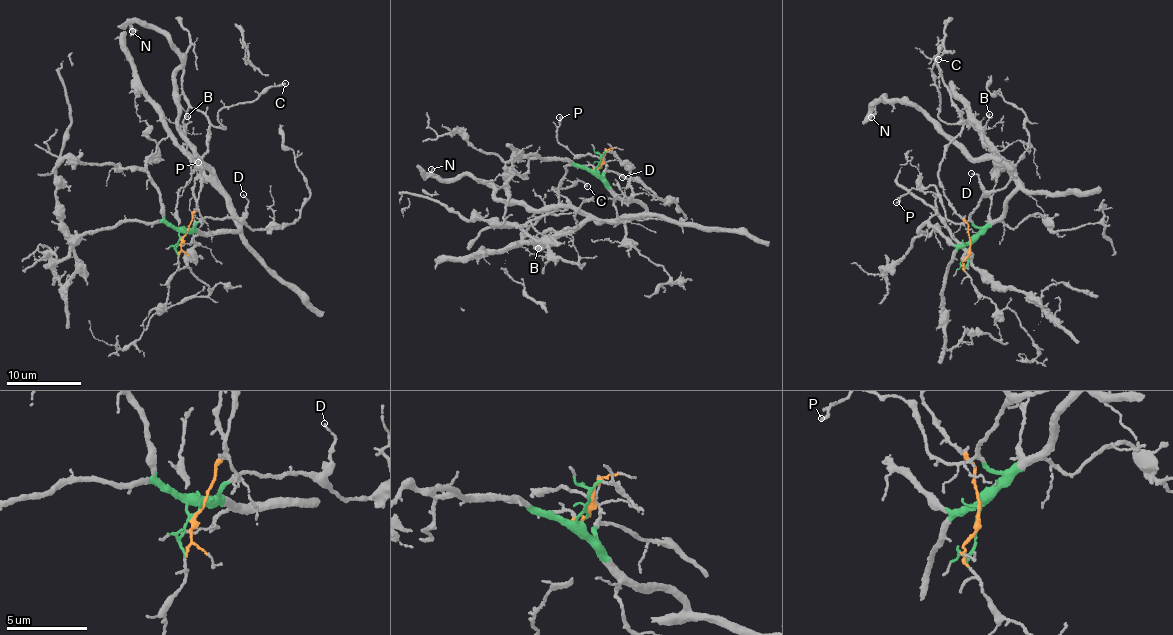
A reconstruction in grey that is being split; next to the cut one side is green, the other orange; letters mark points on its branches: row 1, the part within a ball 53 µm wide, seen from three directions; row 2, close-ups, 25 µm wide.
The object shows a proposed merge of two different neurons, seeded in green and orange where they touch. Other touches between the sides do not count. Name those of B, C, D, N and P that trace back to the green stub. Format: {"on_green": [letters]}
{"on_green": ["D", "N", "P"]}

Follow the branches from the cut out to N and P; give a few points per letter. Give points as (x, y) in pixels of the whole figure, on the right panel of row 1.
N: (969, 246), (996, 221), (1015, 173), (972, 157), (939, 122), (903, 100), (883, 98), (870, 117)
P: (969, 246), (978, 231), (971, 221), (958, 224), (947, 218), (939, 196), (913, 189), (896, 203)

